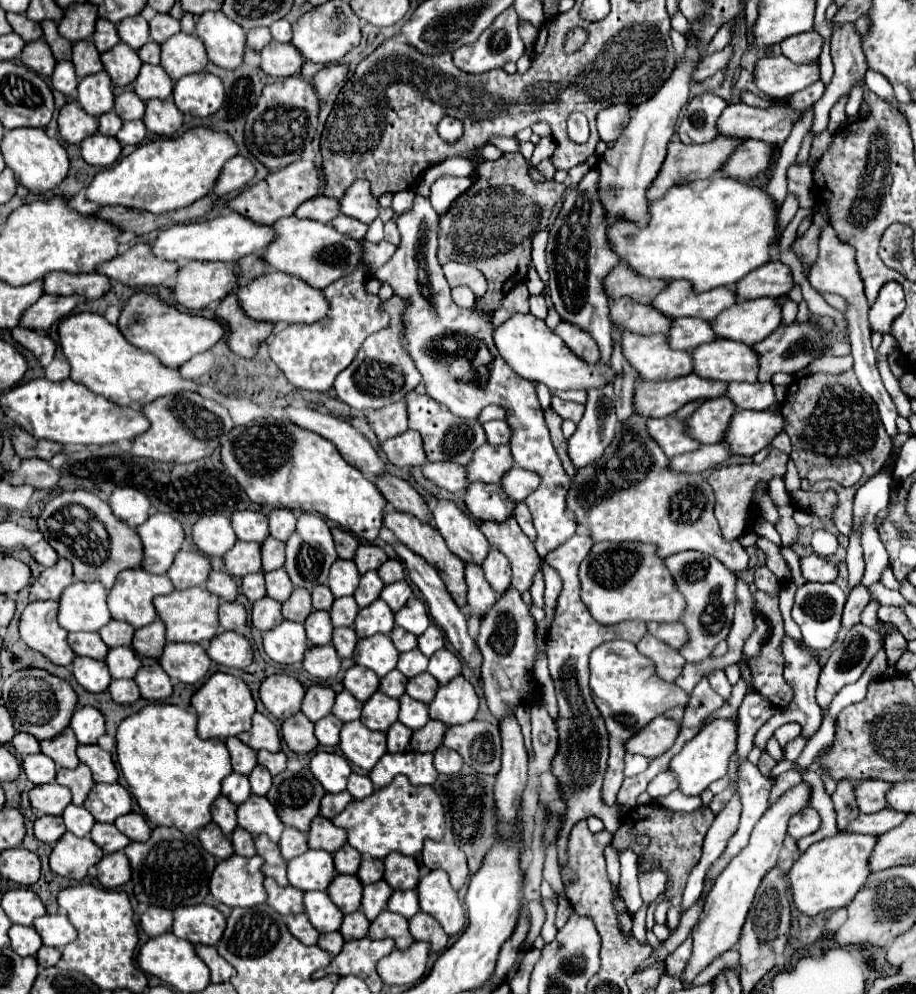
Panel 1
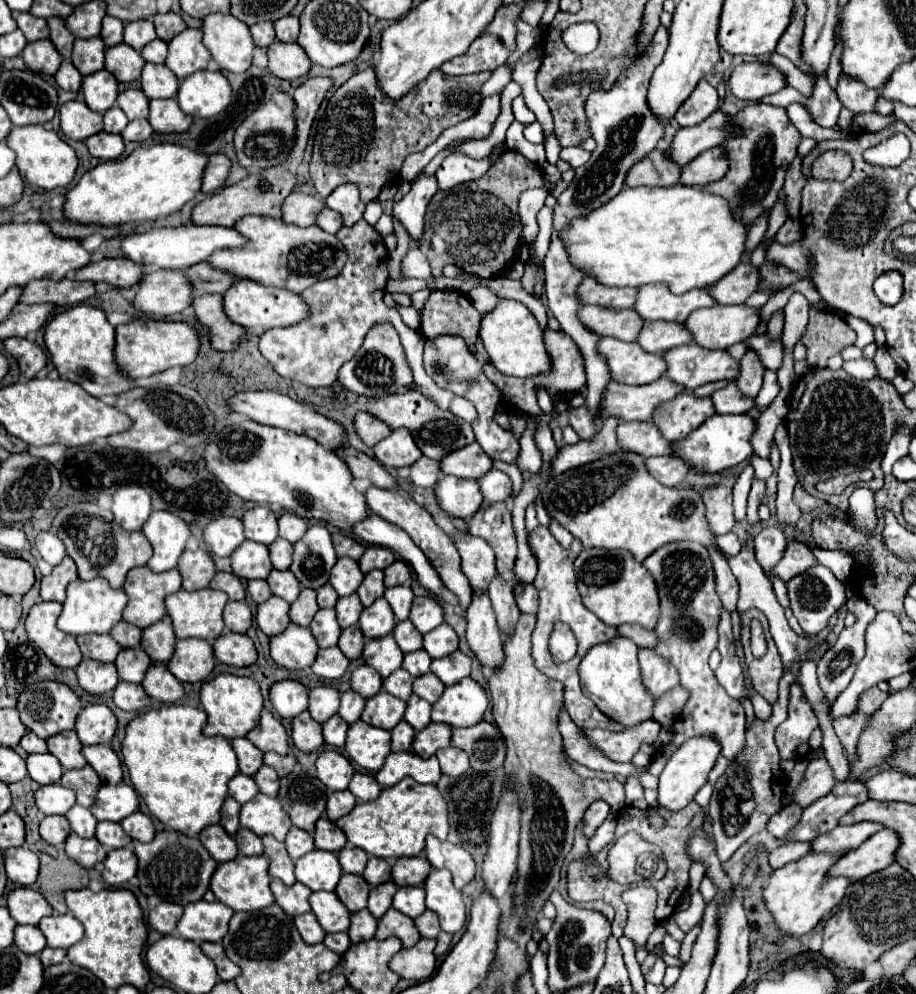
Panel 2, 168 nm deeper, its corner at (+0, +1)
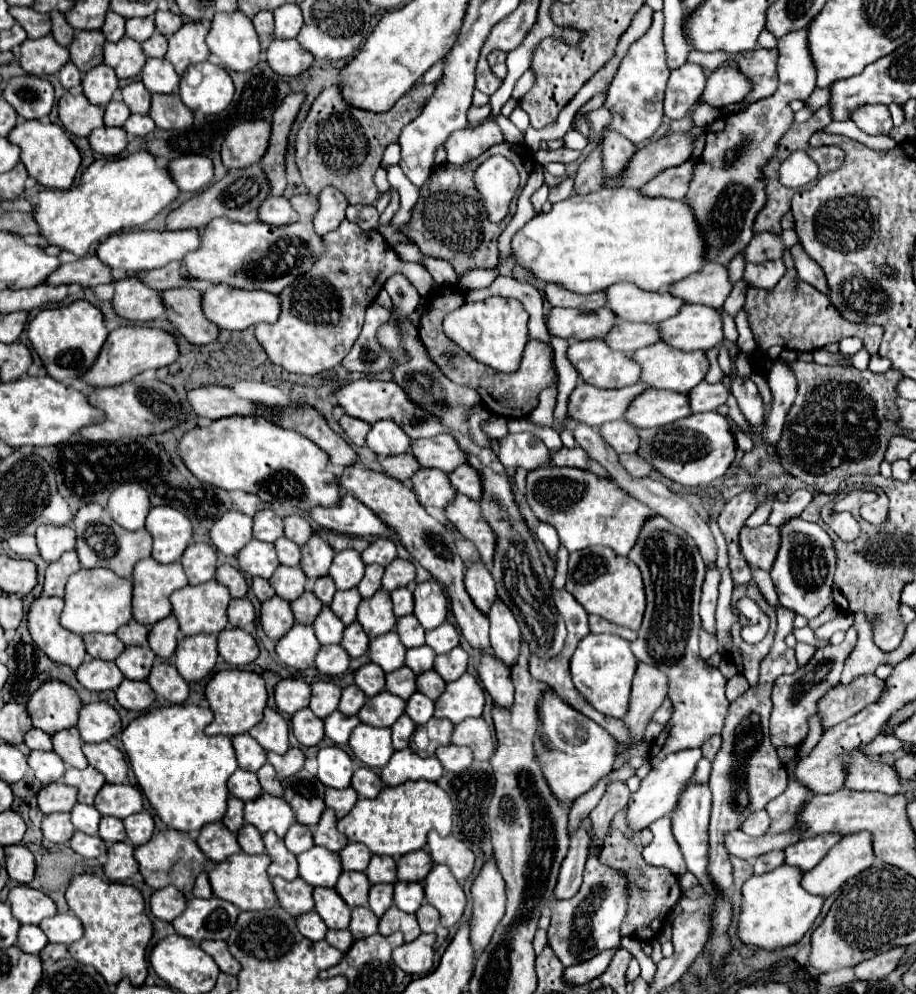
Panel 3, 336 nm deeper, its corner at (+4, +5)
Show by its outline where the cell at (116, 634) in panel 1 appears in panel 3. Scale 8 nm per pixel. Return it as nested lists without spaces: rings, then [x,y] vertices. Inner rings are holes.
[[[134,619],[130,623],[126,623],[126,625],[122,625],[122,629],[118,629],[116,635],[126,645],[146,645],[148,643],[148,627],[134,621]]]

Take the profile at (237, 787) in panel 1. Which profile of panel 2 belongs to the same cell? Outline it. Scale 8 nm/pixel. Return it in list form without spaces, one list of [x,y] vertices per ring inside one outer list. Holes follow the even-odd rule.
[[[238,773],[238,775],[232,777],[230,783],[228,783],[228,795],[230,795],[232,799],[236,799],[240,805],[248,803],[256,793],[258,793],[258,785],[256,785],[254,779],[248,777],[248,775]]]

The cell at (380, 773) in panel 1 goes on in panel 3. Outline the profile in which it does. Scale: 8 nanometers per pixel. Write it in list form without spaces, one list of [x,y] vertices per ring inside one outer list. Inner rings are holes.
[[[402,749],[394,751],[392,759],[388,761],[386,769],[382,769],[380,777],[386,785],[400,785],[404,781],[438,781],[444,773],[444,767],[436,757],[420,757],[412,749]]]

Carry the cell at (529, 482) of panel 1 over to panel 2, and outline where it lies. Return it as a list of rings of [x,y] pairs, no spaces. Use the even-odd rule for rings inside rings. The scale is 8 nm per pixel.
[[[492,469],[490,473],[486,473],[486,477],[480,477],[478,485],[480,485],[482,495],[488,503],[506,501],[512,493],[510,477],[504,471],[498,471],[498,469]]]

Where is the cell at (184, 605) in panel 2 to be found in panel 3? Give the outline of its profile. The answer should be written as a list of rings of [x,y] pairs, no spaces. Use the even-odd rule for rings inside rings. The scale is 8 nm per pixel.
[[[206,581],[200,585],[186,585],[170,595],[172,601],[172,611],[180,623],[180,631],[184,635],[198,635],[198,633],[220,633],[228,625],[228,603],[230,603],[230,593],[228,589],[218,583],[218,581]]]

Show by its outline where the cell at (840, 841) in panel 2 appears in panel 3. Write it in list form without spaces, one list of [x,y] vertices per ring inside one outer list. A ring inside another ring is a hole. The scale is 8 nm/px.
[[[830,833],[830,837],[822,835],[822,837],[814,837],[814,839],[806,839],[806,841],[788,845],[784,849],[784,853],[786,853],[784,863],[798,867],[802,873],[806,873],[814,865],[818,865],[818,861],[828,853],[828,849],[834,847],[838,841],[840,841],[840,837],[836,833]]]

